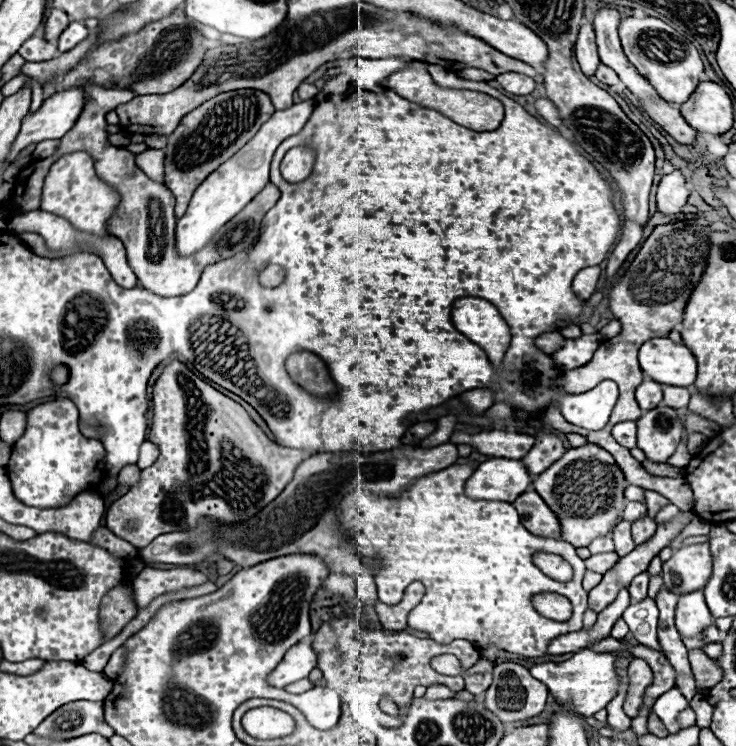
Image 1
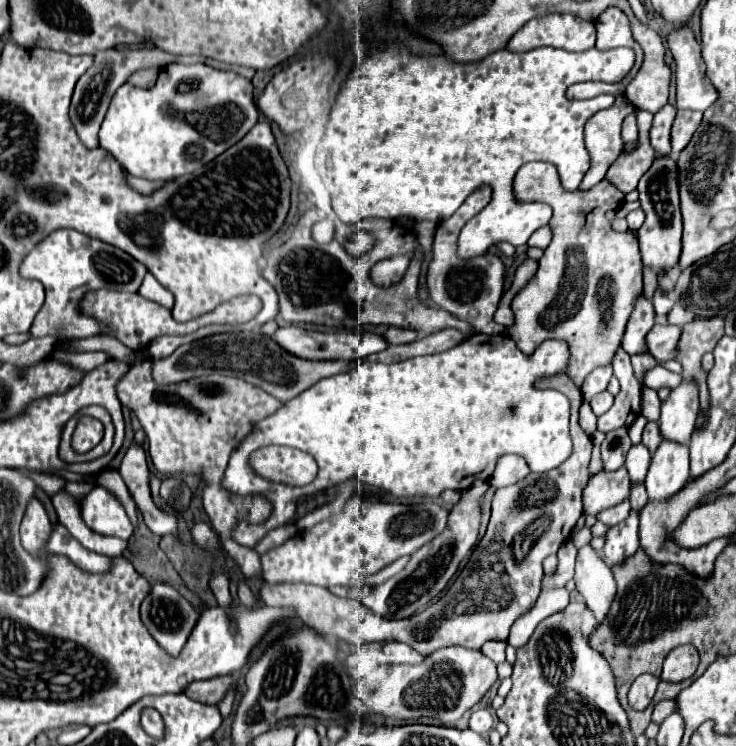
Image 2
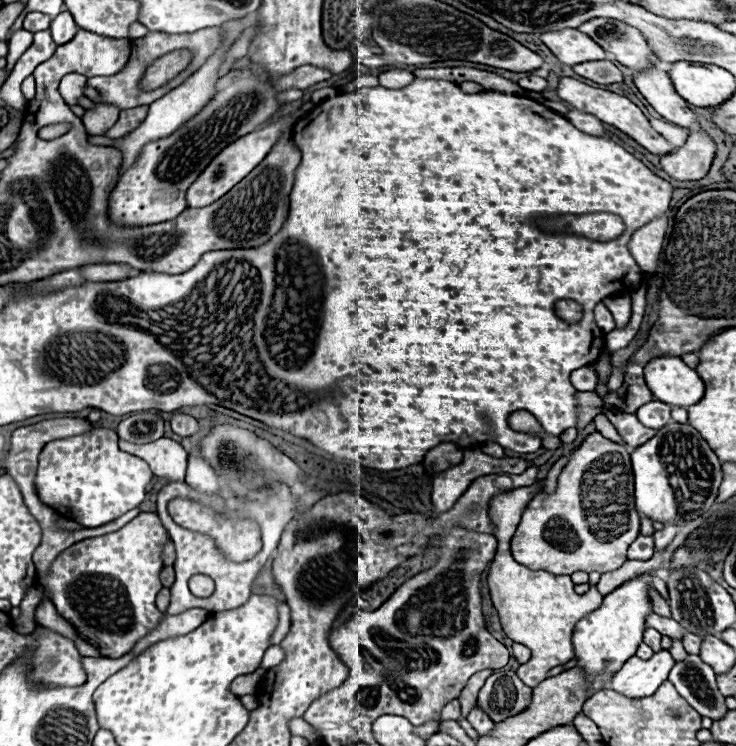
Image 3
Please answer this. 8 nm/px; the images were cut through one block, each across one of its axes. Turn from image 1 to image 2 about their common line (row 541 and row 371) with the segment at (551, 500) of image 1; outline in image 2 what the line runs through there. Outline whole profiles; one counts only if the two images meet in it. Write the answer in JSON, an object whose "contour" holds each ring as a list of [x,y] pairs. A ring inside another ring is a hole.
{"contour":[[[544,162],[524,164],[514,178],[514,192],[518,200],[536,200],[552,206],[554,214],[550,220],[552,242],[544,250],[544,256],[538,262],[538,272],[530,284],[516,294],[512,300],[512,310],[516,322],[508,328],[508,336],[516,342],[516,346],[532,354],[536,346],[544,340],[564,340],[570,348],[570,360],[566,368],[566,376],[580,388],[592,368],[600,368],[600,364],[612,364],[612,356],[616,348],[620,348],[620,340],[624,336],[624,328],[628,316],[632,314],[632,304],[636,304],[636,296],[642,294],[642,260],[638,252],[638,240],[634,232],[616,232],[606,220],[606,212],[620,208],[626,202],[626,194],[620,192],[610,180],[598,182],[588,192],[576,190],[568,192],[562,188],[558,180],[556,166]]]}

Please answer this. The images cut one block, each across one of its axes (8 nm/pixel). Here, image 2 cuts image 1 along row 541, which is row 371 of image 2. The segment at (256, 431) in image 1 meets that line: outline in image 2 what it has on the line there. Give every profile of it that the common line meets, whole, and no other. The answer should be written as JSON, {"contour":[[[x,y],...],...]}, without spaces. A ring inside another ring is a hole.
{"contour":[[[152,358],[136,360],[130,370],[116,386],[122,406],[130,408],[140,420],[148,442],[150,458],[156,472],[166,476],[198,476],[206,482],[202,490],[204,510],[210,516],[212,528],[220,534],[224,550],[234,558],[246,578],[256,578],[262,574],[260,554],[246,546],[240,546],[232,538],[236,524],[262,524],[272,514],[272,502],[260,494],[238,496],[222,486],[222,476],[230,458],[230,452],[244,440],[244,436],[254,428],[254,424],[272,412],[276,412],[282,402],[274,400],[262,388],[248,384],[240,378],[228,378],[222,374],[200,376],[176,384],[156,384],[152,378]]]}

